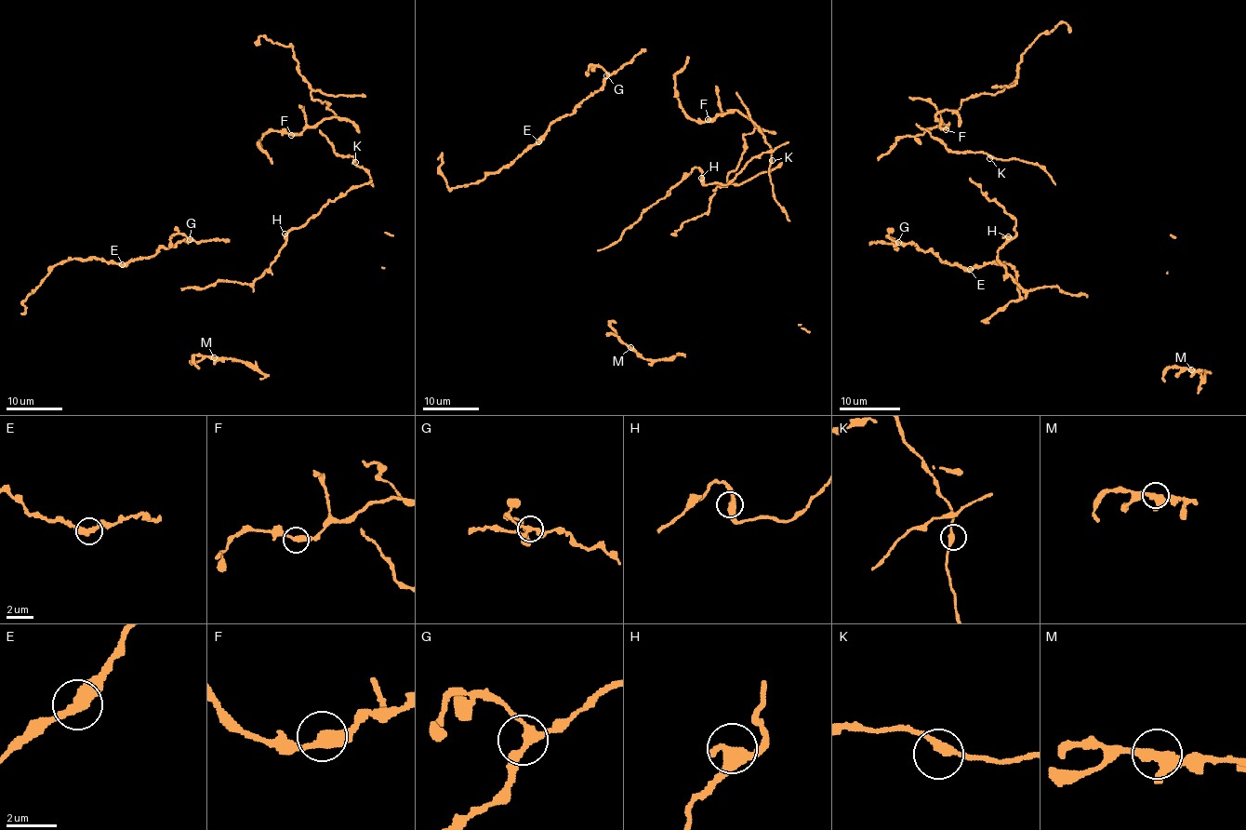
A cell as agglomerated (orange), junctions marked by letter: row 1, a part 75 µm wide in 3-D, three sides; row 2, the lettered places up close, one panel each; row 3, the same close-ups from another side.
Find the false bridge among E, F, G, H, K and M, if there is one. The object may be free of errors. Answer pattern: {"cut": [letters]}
{"cut": []}

